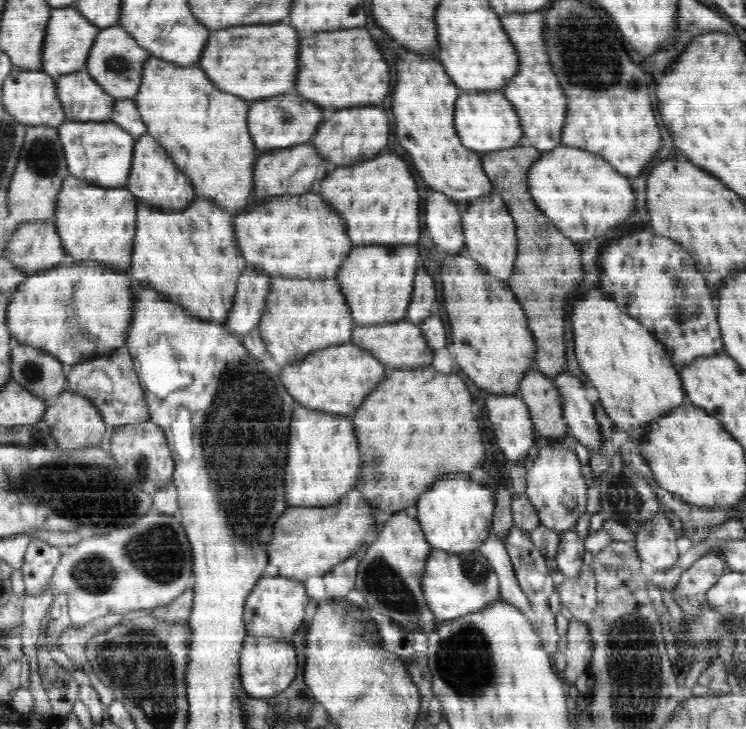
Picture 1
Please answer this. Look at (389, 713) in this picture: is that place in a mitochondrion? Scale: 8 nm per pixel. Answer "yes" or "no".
no

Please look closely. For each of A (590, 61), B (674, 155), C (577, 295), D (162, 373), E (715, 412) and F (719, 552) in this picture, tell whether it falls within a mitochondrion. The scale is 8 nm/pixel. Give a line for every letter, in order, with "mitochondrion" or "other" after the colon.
A: mitochondrion
B: other
C: other
D: other
E: other
F: other

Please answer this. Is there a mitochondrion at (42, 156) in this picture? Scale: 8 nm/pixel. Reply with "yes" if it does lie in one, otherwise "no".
yes

